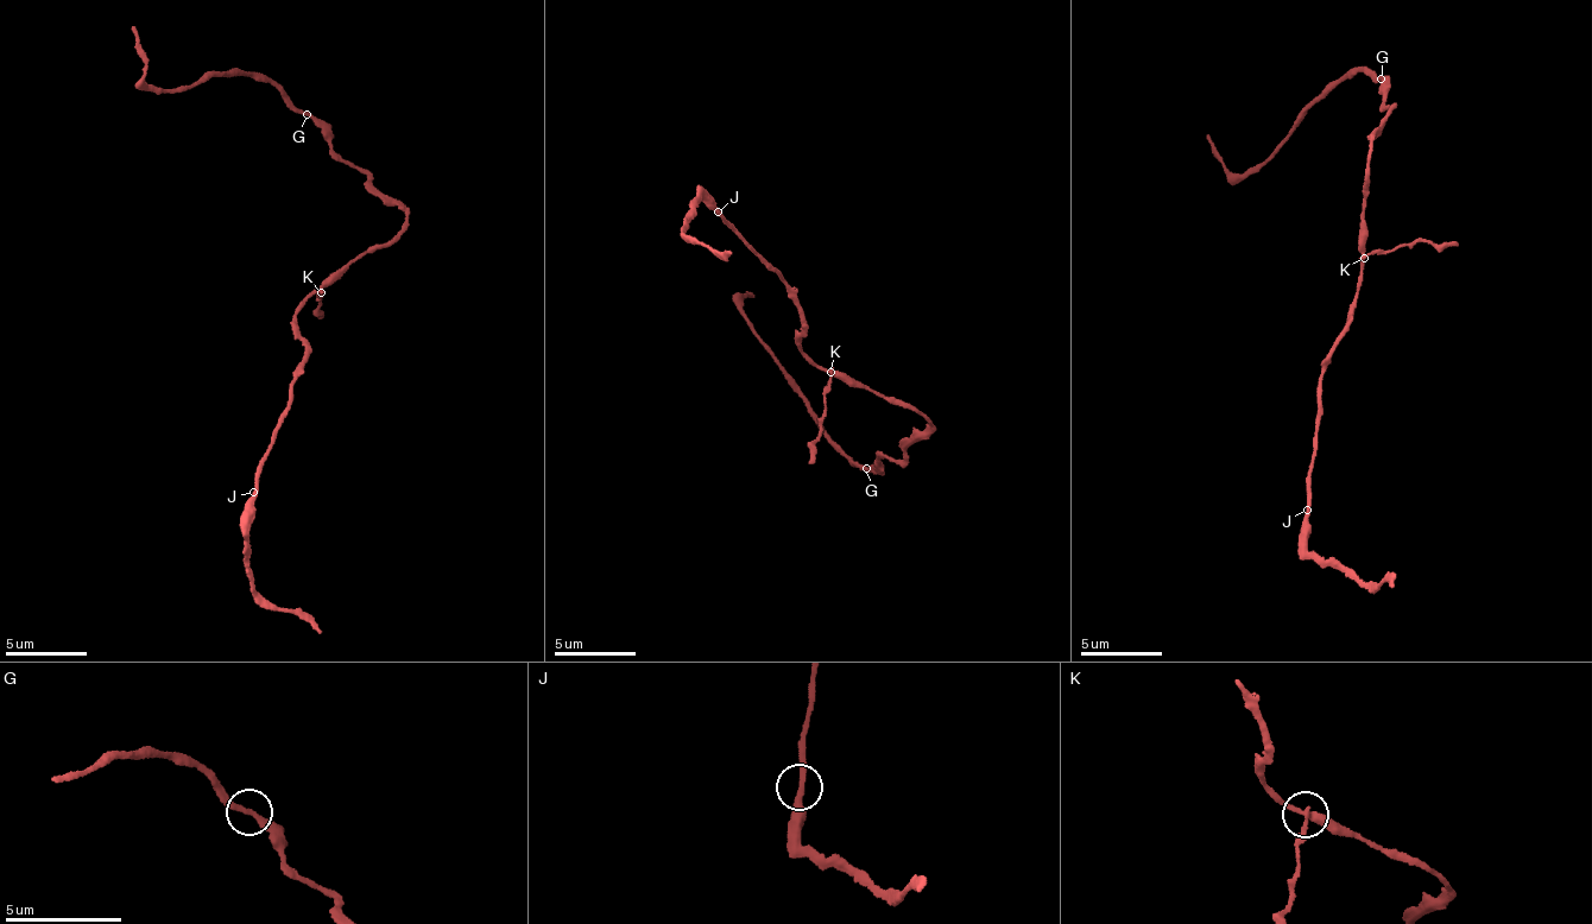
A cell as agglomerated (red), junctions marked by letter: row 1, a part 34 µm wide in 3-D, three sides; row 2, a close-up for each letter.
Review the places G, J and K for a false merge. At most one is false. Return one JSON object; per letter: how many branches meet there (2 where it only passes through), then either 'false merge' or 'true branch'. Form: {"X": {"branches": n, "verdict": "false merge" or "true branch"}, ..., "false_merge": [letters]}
{"G": {"branches": 2, "verdict": "true branch"}, "J": {"branches": 2, "verdict": "true branch"}, "K": {"branches": 3, "verdict": "false merge"}, "false_merge": ["K"]}

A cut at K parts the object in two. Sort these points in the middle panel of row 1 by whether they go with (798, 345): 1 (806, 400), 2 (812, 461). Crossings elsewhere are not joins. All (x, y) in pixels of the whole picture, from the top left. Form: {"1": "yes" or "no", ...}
{"1": "yes", "2": "no"}

